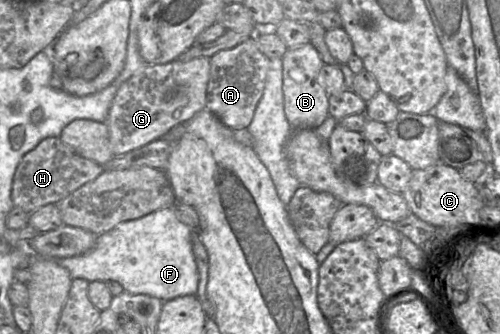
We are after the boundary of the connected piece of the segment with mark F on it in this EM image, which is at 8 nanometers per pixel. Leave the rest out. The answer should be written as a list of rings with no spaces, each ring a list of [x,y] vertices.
[[[170,206],[121,222],[97,235],[95,246],[85,254],[50,259],[66,268],[73,279],[116,281],[131,294],[146,294],[165,302],[197,293],[199,274],[191,234],[192,229],[179,221],[174,206]]]

